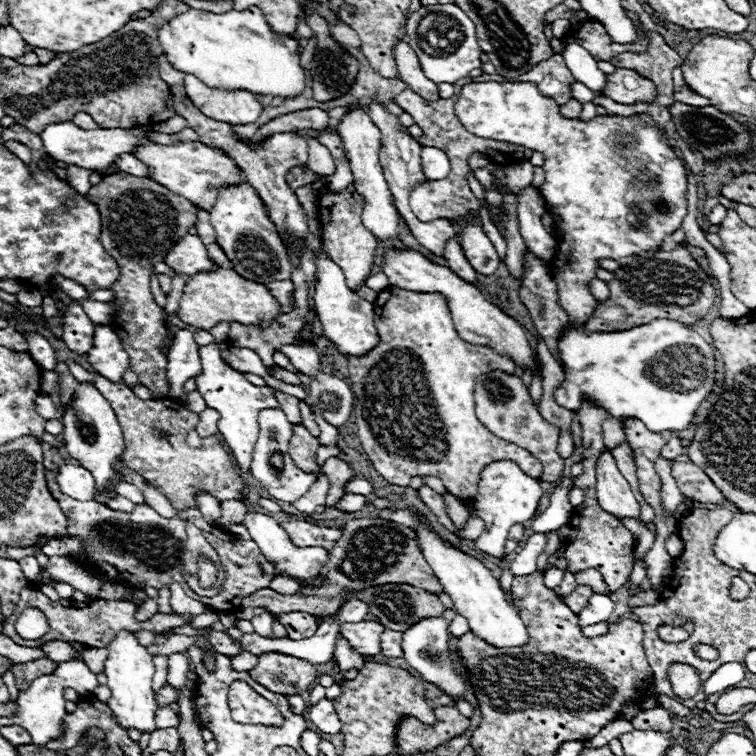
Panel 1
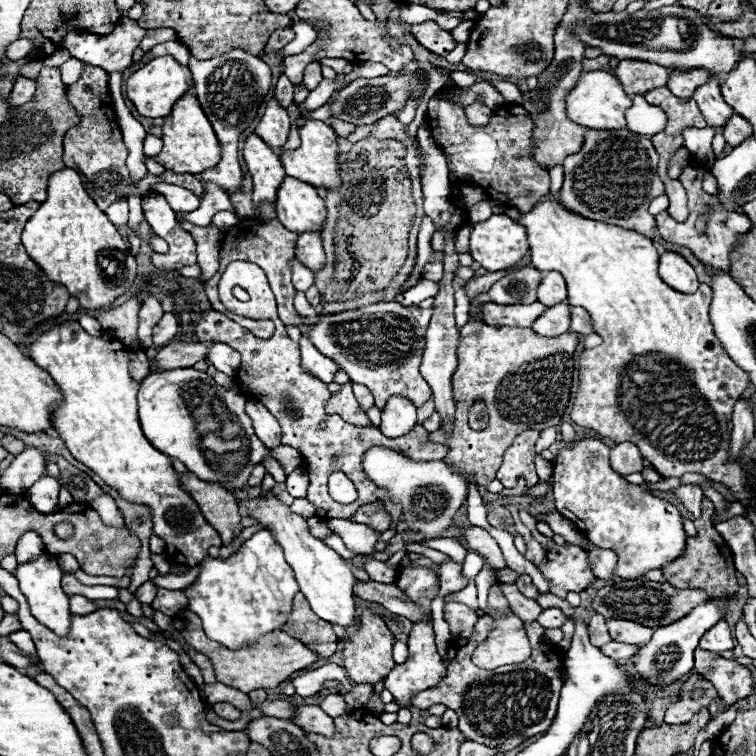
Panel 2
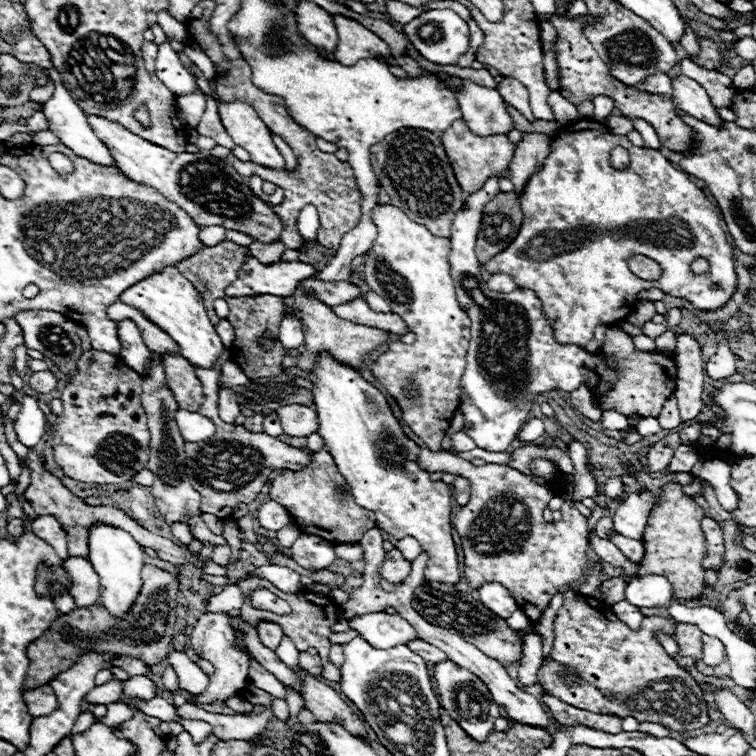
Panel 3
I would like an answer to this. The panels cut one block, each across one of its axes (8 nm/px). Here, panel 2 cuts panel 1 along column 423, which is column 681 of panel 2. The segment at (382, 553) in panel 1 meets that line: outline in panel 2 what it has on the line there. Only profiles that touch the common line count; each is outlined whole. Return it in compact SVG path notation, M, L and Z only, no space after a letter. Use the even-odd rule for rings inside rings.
M704 498L704 506L702 506L702 516L694 520L696 524L696 536L688 536L686 538L686 550L680 558L668 562L662 566L662 574L664 578L680 588L702 588L708 590L710 598L720 598L724 594L736 594L738 590L738 582L736 582L736 570L734 570L734 558L732 552L728 550L726 542L720 538L720 534L714 530L712 526L712 514L714 514L714 504L712 500Z

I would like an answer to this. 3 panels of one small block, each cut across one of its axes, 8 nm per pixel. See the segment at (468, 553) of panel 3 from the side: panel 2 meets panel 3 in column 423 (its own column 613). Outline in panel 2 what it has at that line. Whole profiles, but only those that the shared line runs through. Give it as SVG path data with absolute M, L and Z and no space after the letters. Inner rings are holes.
M620 442L618 446L614 446L610 460L612 460L612 468L620 474L634 474L644 470L642 452L636 446L632 446L632 442Z

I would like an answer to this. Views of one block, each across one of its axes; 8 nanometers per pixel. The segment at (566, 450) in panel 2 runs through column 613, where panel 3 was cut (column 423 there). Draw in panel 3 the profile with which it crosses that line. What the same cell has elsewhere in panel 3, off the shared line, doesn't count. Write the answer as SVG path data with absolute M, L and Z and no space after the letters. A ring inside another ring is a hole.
M320 352L316 356L316 364L310 372L310 378L314 384L312 392L314 392L314 408L318 412L318 434L324 438L326 450L334 456L340 474L344 474L344 478L348 480L356 504L372 510L376 514L376 524L384 532L392 534L396 540L404 536L414 536L420 542L422 550L430 554L430 562L424 570L426 580L442 582L442 584L460 582L460 566L458 566L456 546L452 540L452 524L450 524L452 486L442 480L438 482L430 480L430 472L418 466L420 446L404 434L402 424L392 414L386 394L382 394L376 386L364 380L354 368L338 362L328 352Z

